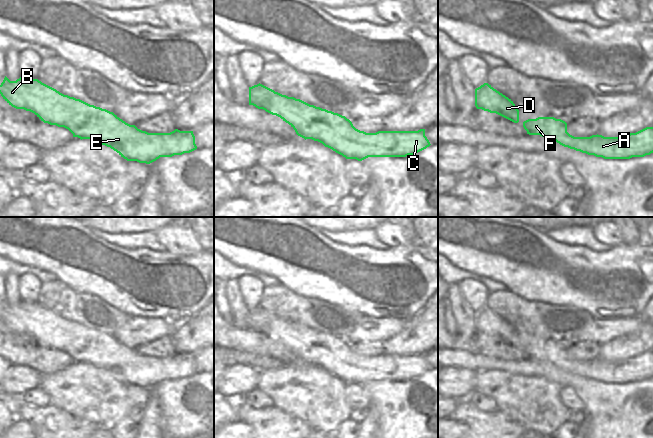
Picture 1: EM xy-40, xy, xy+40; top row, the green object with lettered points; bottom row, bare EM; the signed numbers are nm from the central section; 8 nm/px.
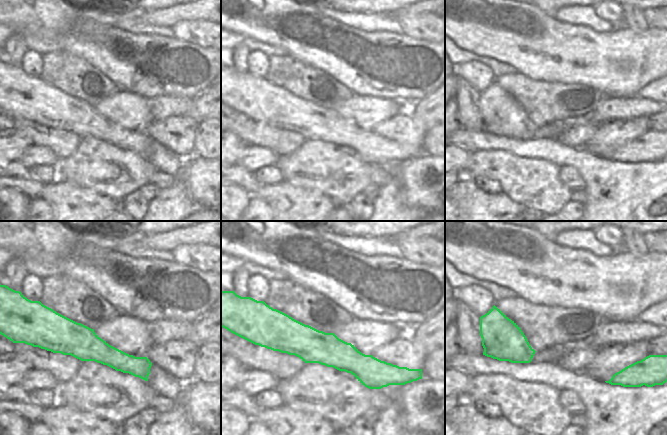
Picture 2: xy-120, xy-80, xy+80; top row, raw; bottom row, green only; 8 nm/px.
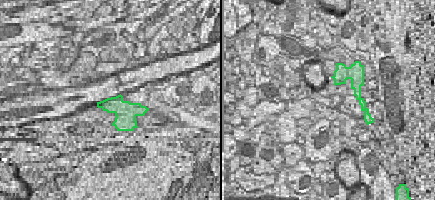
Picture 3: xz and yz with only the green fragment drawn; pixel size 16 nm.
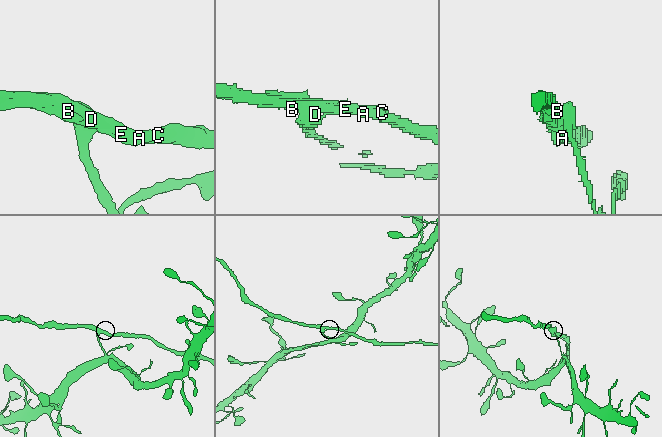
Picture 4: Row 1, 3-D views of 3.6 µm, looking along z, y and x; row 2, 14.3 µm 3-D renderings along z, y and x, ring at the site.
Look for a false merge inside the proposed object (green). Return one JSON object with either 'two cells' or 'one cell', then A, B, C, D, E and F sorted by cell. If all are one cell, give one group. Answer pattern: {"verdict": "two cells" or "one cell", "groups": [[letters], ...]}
{"verdict": "two cells", "groups": [["A", "B", "C", "E", "F"], ["D"]]}

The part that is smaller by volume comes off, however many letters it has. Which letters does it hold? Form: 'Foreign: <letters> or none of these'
Foreign: A, B, C, E, F

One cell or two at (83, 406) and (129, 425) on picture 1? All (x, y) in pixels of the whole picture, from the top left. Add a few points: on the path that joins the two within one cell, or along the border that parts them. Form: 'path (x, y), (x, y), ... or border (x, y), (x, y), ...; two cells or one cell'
border (126, 416), (113, 427); two cells

